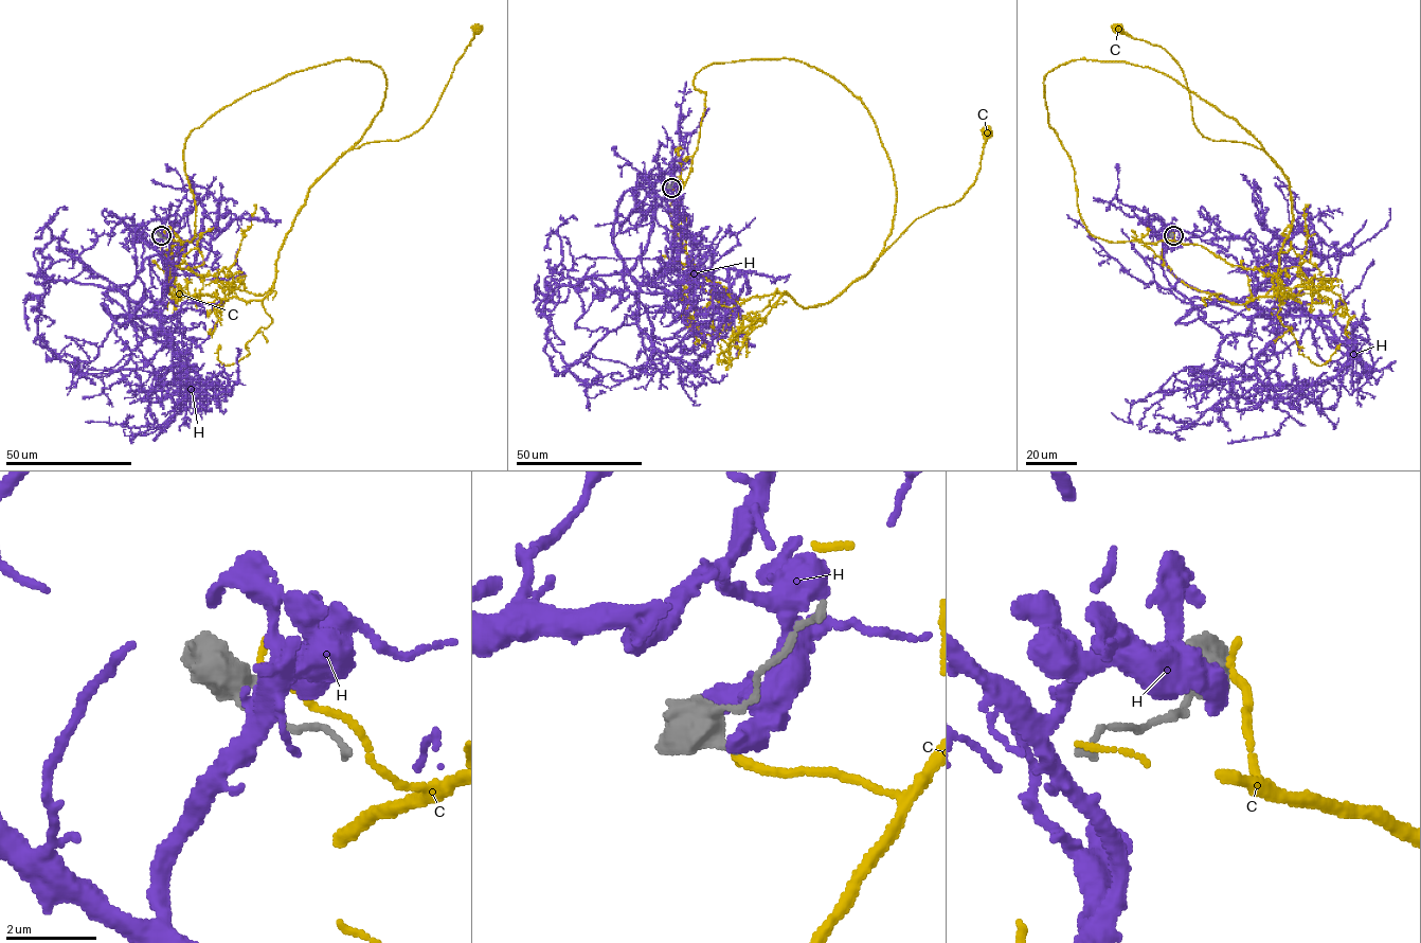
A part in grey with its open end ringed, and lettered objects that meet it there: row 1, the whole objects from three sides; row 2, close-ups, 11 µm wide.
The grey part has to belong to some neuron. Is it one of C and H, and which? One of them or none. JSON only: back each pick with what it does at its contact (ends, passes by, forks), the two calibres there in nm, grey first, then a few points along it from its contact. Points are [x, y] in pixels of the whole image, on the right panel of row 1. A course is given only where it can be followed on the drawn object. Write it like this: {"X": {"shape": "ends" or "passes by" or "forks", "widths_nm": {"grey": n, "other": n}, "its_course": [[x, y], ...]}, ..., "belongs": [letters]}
{"C": {"shape": "ends", "widths_nm": {"grey": 280, "other": 200}, "its_course": [[1172, 234], [1264, 274], [1297, 266], [1319, 287], [1279, 285], [1281, 170], [1203, 137], [1179, 63], [1117, 28]]}, "belongs": ["C"]}

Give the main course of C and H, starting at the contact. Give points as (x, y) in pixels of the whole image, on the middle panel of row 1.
C: (671, 188), (684, 250), (747, 334), (785, 292), (803, 307), (830, 302), (918, 218), (959, 199), (987, 132)
H: (670, 188), (670, 261), (652, 283), (672, 292), (691, 237), (657, 161), (662, 126)

